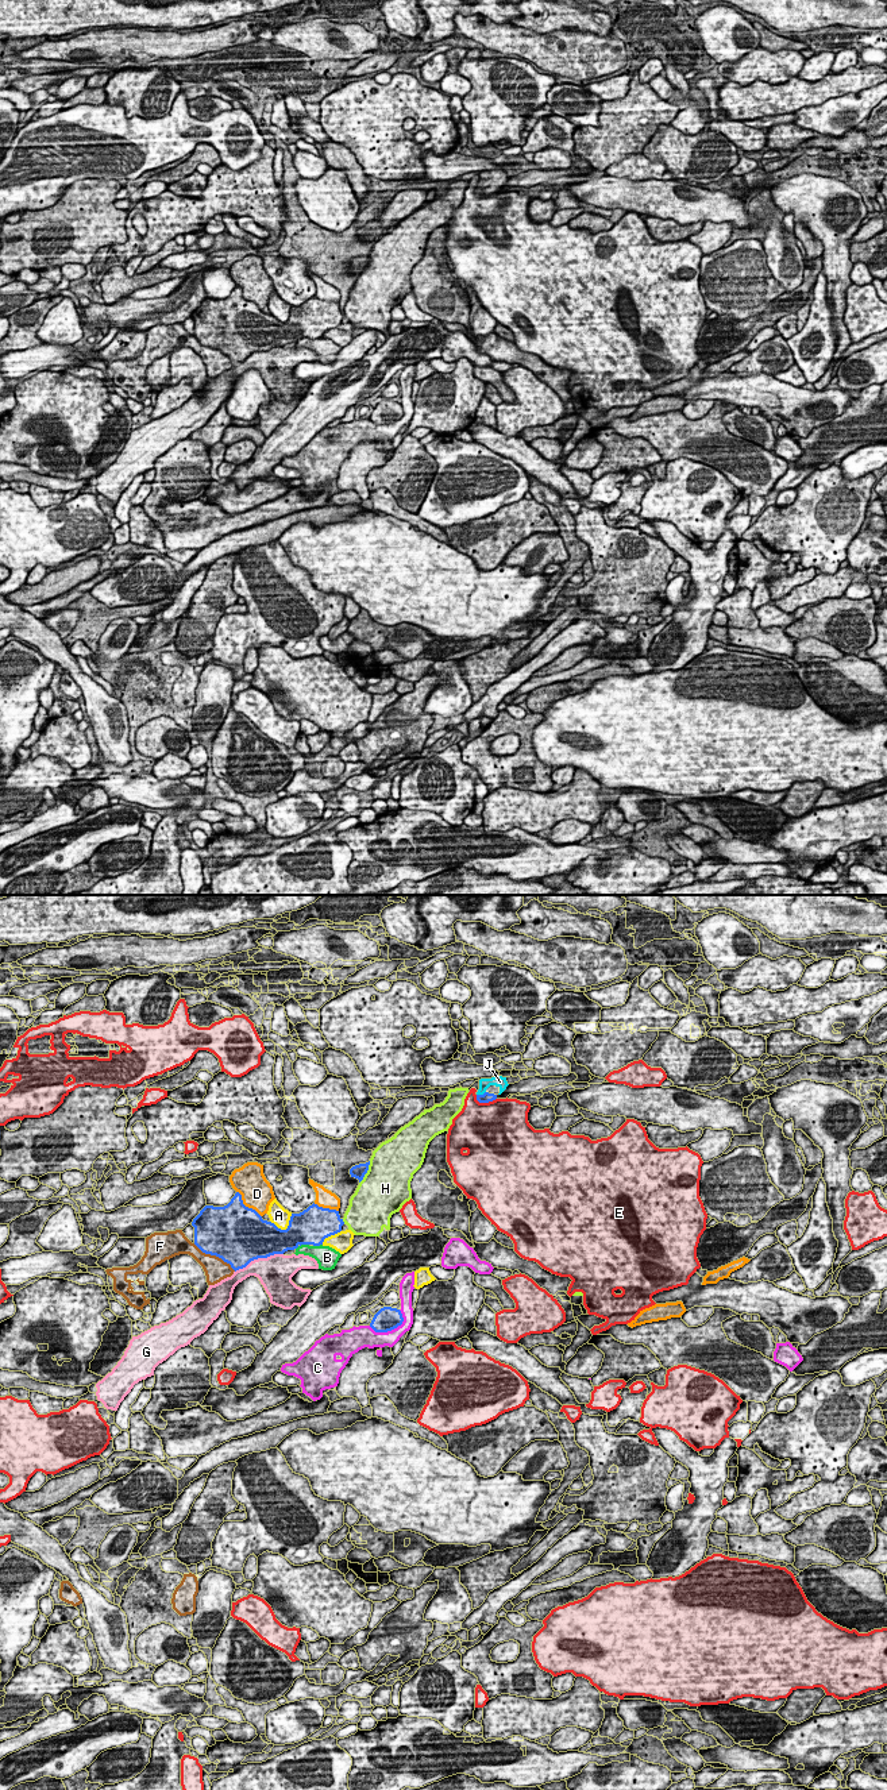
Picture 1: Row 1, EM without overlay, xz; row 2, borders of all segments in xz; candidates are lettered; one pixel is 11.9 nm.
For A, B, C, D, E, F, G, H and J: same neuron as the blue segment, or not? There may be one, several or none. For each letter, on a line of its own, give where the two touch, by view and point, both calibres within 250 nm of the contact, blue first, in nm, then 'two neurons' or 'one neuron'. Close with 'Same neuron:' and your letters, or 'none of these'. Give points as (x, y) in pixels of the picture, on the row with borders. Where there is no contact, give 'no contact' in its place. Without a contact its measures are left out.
A: xz (286, 1229) | 400/220 nm | two neurons
B: xz (301, 1243) | 440/180 nm | two neurons
C: xz (388, 1330) | 280/220 nm | two neurons
D: xz (245, 1206) | 500/380 nm | two neurons
E: xz (485, 1102) | 120/480 nm | two neurons
F: xz (215, 1254) | 550/280 nm | two neurons
G: xz (258, 1257) | 500/380 nm | two neurons
H: xz (366, 1172) | 160/500 nm | two neurons
J: xz (481, 1095) | 120/130 nm | one neuron
Same neuron: J

